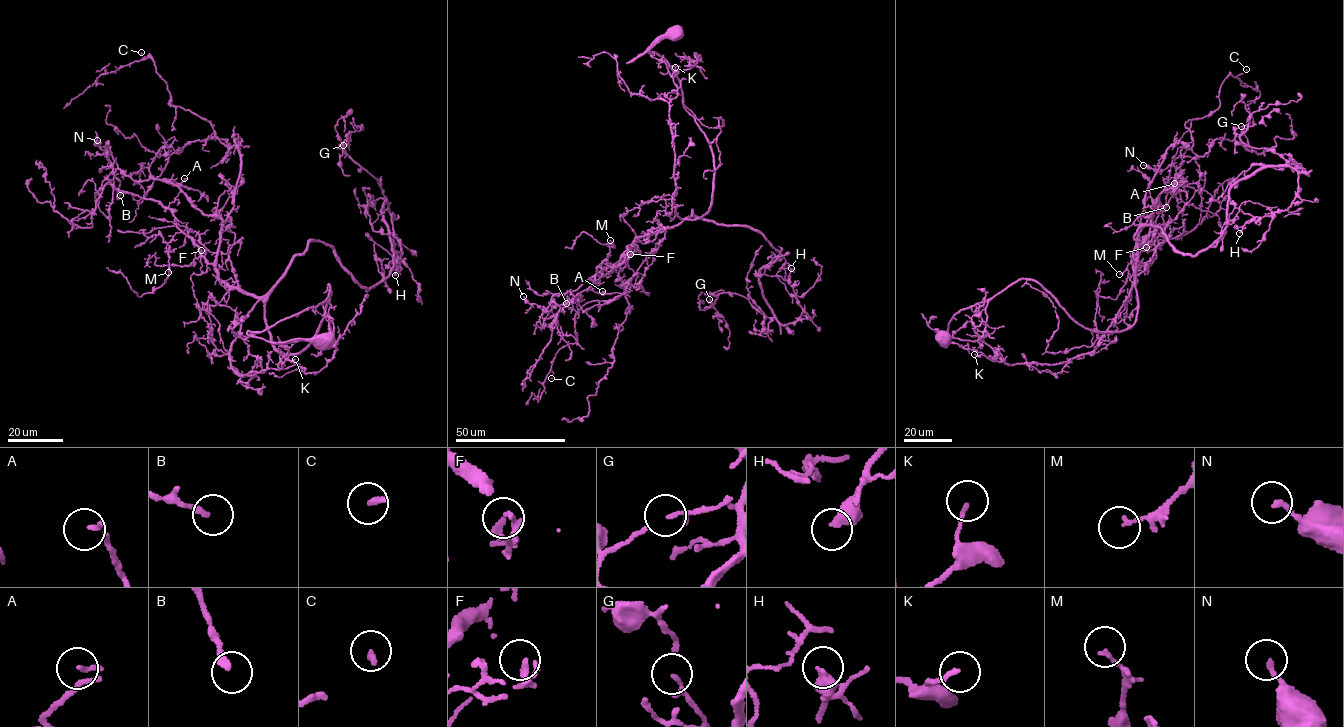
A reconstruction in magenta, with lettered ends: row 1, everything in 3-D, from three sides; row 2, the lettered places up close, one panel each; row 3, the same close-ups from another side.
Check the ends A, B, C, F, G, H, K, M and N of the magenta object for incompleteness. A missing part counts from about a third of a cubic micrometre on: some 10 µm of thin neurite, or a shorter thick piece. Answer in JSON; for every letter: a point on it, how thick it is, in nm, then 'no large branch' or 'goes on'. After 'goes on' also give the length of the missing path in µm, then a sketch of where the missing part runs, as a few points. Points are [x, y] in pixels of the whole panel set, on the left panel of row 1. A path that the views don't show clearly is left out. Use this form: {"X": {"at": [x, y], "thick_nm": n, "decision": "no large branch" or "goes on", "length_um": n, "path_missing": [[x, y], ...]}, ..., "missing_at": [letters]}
{"A": {"at": [184, 178], "thick_nm": 140, "decision": "goes on", "length_um": 15}, "B": {"at": [120, 195], "thick_nm": 200, "decision": "no large branch"}, "C": {"at": [141, 52], "thick_nm": 220, "decision": "goes on", "length_um": 35, "path_missing": [[141, 52], [130, 53], [119, 45], [110, 30], [100, 42]]}, "F": {"at": [201, 250], "thick_nm": 160, "decision": "no large branch"}, "G": {"at": [343, 145], "thick_nm": 110, "decision": "no large branch"}, "H": {"at": [395, 275], "thick_nm": 440, "decision": "no large branch"}, "K": {"at": [295, 359], "thick_nm": 150, "decision": "no large branch"}, "M": {"at": [168, 272], "thick_nm": 130, "decision": "no large branch"}, "N": {"at": [97, 140], "thick_nm": 180, "decision": "no large branch"}, "missing_at": ["A", "C"]}

